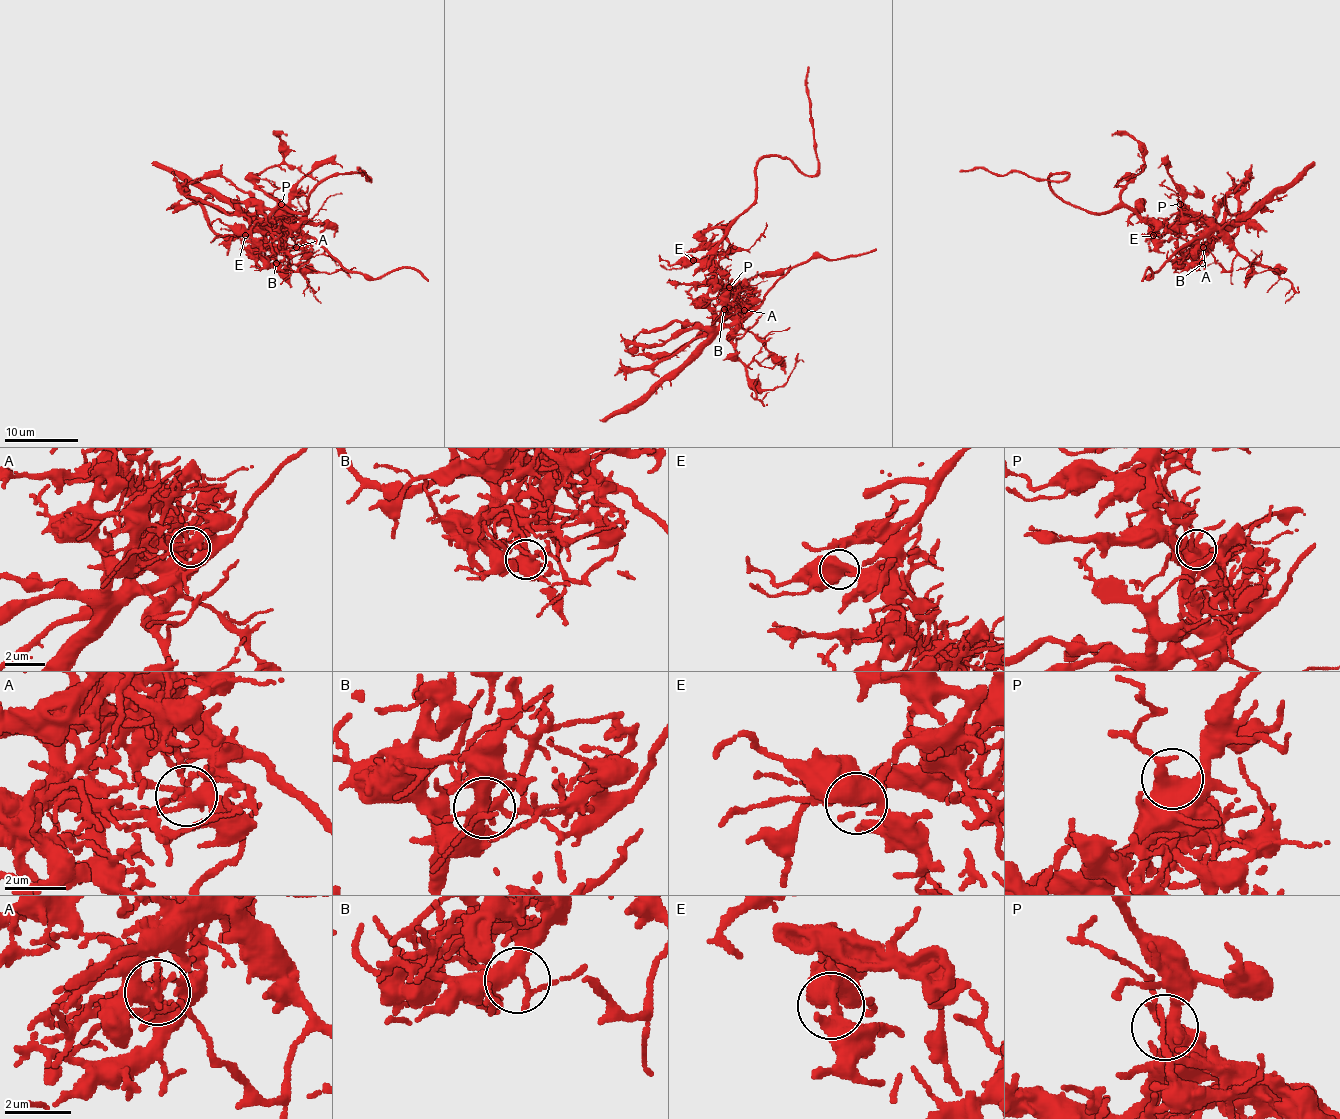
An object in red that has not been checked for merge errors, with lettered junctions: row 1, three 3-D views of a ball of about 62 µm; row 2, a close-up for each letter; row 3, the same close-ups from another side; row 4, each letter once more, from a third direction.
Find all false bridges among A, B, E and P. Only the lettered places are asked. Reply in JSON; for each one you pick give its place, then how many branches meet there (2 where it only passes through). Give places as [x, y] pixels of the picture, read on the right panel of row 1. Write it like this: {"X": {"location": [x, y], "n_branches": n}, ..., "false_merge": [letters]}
{"A": {"location": [1203, 247], "n_branches": 4}, "false_merge": ["A"]}

